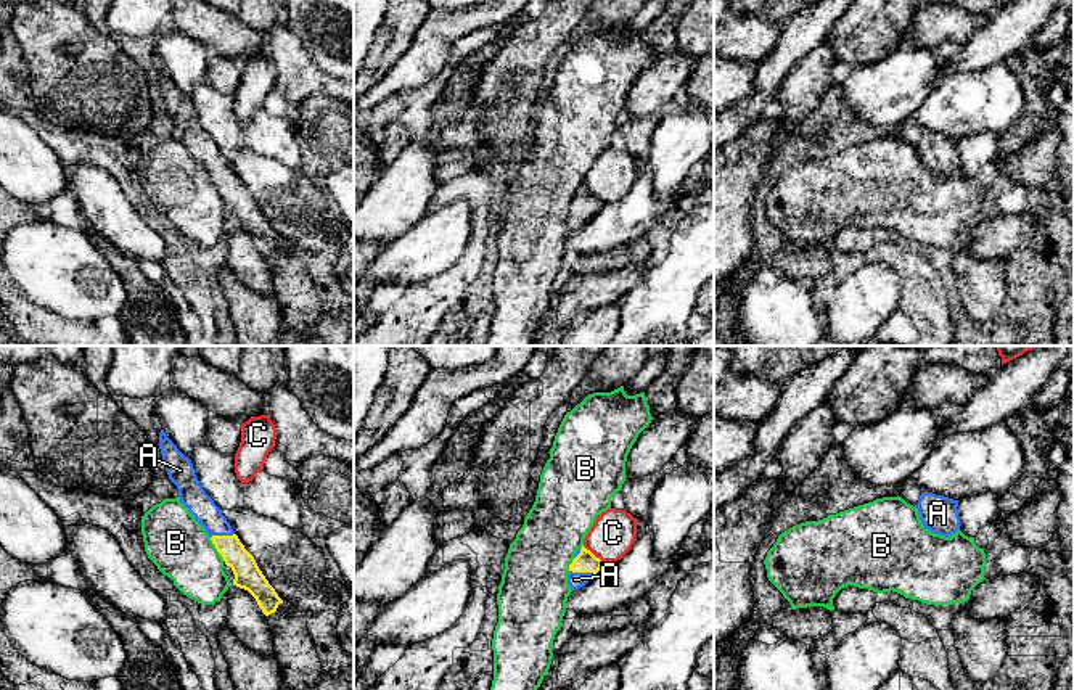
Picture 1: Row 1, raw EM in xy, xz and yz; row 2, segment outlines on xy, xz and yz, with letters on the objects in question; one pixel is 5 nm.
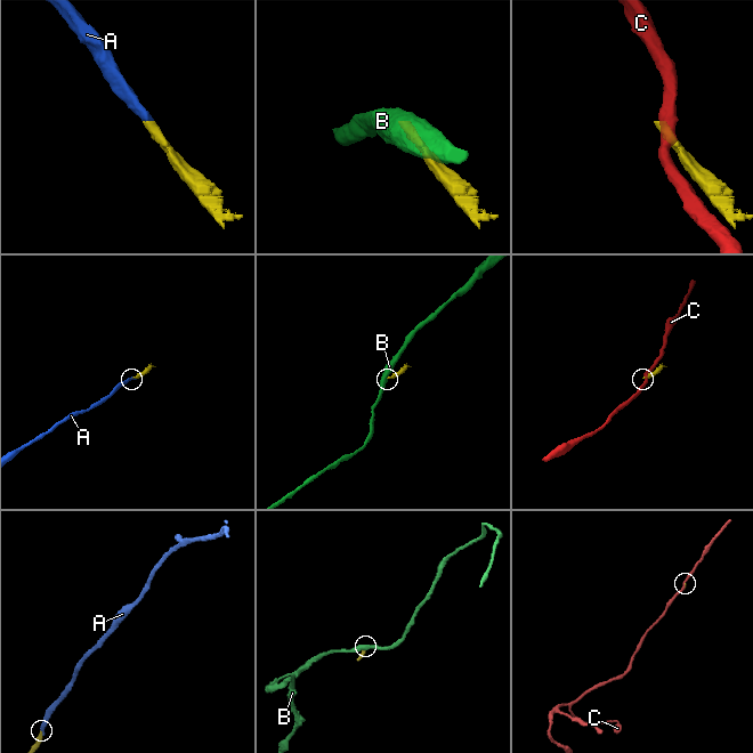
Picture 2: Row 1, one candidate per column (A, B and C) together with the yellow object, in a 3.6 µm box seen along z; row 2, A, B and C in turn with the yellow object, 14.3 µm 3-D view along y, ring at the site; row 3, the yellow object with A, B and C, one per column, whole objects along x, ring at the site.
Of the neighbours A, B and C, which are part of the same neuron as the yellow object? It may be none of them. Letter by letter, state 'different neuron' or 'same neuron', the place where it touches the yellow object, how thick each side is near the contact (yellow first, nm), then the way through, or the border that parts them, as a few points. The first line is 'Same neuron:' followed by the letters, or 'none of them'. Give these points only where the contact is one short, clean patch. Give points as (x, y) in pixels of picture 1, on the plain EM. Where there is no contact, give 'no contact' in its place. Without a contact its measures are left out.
Same neuron: A
A: same neuron; meets yellow in xz at (582, 211); 110 nm thick on the yellow side, 80 nm on the other; runs through xz (586, 201), (582, 211), (574, 219)
B: different neuron; meets yellow in xy at (216, 187); 140 nm thick on the yellow side, 300 nm on the other; border along xy (209, 177), (224, 200)
C: different neuron; meets yellow in xz at (592, 193); 110 nm thick on the yellow side, 220 nm on the other; border along xz (582, 185), (605, 201)

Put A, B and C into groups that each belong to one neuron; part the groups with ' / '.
A / B / C

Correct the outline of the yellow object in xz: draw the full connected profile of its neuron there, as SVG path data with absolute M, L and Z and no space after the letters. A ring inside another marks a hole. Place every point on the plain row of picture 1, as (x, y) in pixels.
M584 185L576 191L574 199L569 204L568 224L571 230L584 227L605 204Z

